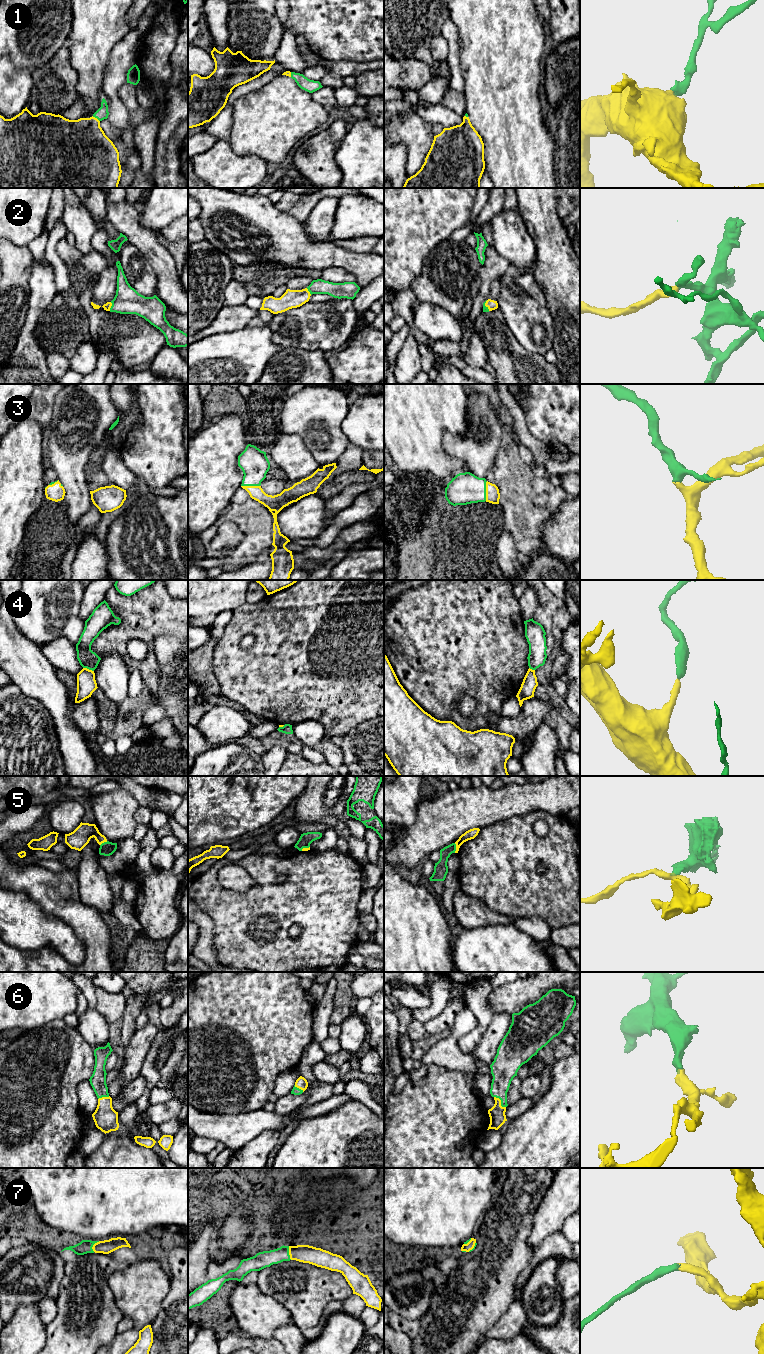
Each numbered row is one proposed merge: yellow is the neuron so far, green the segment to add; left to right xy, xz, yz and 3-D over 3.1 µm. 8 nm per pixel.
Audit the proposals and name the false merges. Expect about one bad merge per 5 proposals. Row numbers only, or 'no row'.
4, 5

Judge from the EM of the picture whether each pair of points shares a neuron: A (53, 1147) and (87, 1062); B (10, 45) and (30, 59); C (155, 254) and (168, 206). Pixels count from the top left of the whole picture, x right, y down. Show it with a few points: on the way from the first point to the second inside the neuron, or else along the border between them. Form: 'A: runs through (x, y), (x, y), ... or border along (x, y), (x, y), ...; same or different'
A: runs through (58, 1126), (58, 1106), (69, 1093), (70, 1083); same
B: runs through (15, 45), (25, 54); same
C: border along (139, 216), (139, 221), (145, 227), (157, 232); different

